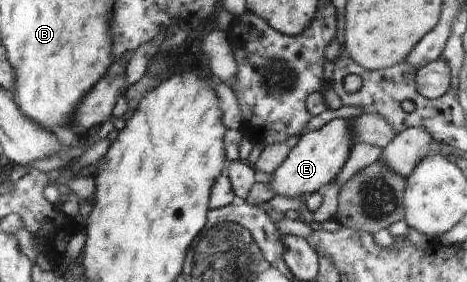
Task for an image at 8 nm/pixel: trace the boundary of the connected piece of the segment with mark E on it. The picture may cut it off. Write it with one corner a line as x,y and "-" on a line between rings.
334,118
319,130
302,134
298,144
272,174
272,179
268,182
272,193
290,199
302,199
302,193
321,191
323,187
334,182
354,145
353,134
345,122
342,118

